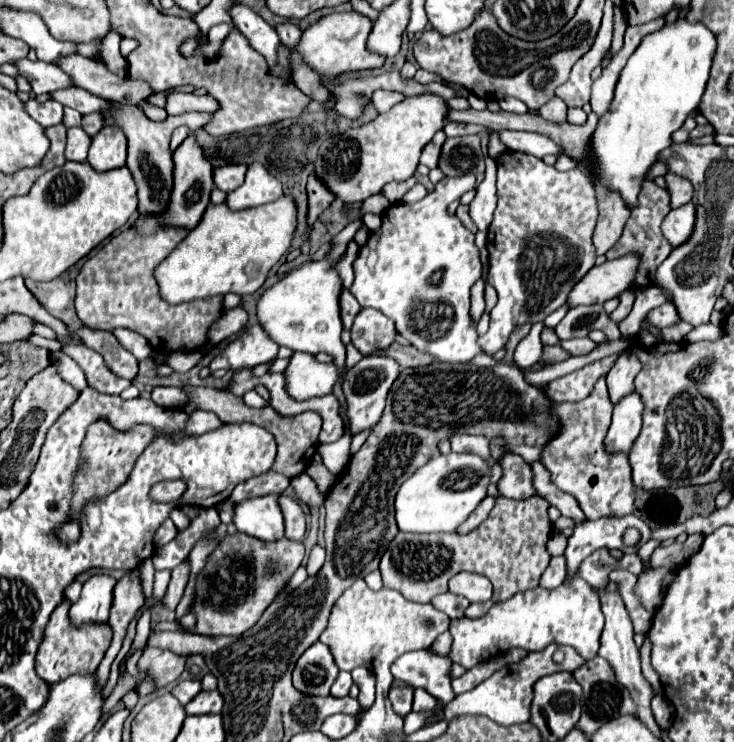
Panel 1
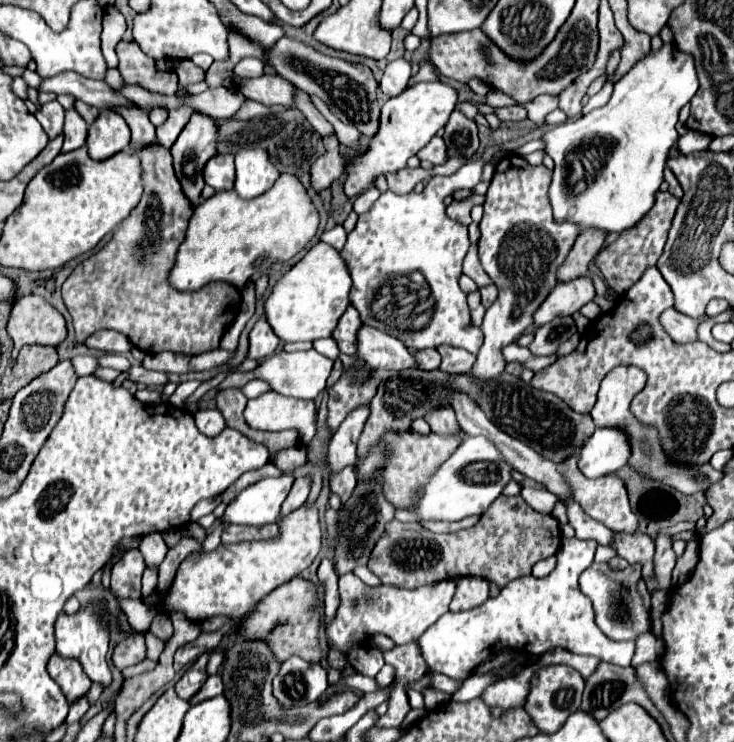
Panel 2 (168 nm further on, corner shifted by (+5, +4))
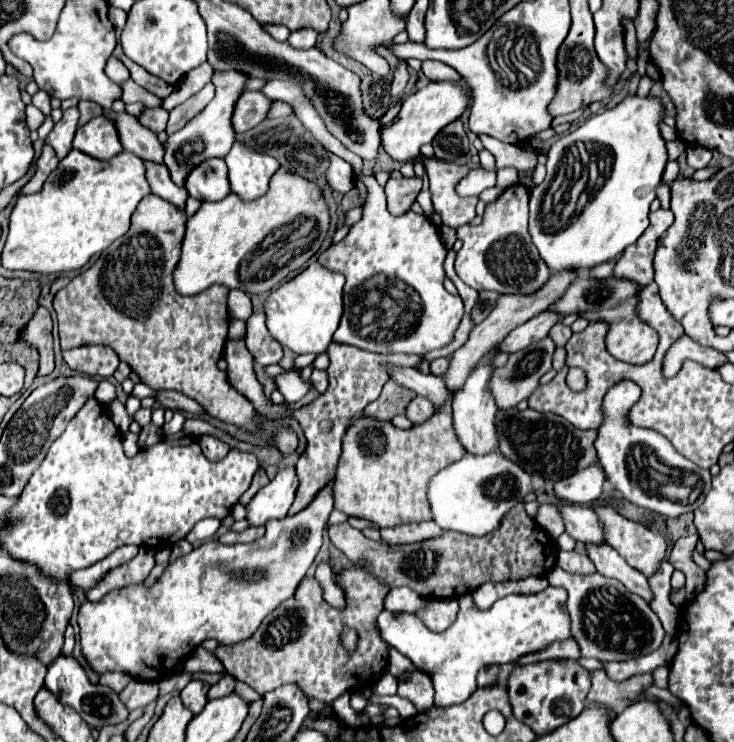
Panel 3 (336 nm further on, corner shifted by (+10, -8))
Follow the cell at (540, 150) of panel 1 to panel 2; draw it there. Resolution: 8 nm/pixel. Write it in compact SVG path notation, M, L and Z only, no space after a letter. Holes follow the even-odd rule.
M665 44L659 50L651 50L633 64L633 68L613 86L613 94L605 106L591 110L579 120L567 120L565 124L559 124L549 132L545 132L541 136L545 144L545 154L549 154L555 162L553 182L549 188L555 220L577 222L581 230L595 226L617 234L637 224L637 220L641 220L643 214L651 210L655 202L653 196L663 182L663 168L667 162L669 148L679 138L675 130L675 124L679 120L679 110L695 96L697 88L699 88L699 80L697 80L693 56L679 50L675 44ZM573 156L587 156L589 164L599 164L599 168L593 170L593 178L589 178L585 192L575 192L575 188L567 182Z

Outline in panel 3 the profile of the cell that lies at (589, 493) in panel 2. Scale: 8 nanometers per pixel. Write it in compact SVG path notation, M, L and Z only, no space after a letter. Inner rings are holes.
M606 506L594 508L602 524L606 524L606 542L638 572L652 576L666 558L666 540L644 524L622 518Z

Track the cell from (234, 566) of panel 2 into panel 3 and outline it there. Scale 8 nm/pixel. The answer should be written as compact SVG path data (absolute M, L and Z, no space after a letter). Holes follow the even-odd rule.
M328 484L324 488L322 494L316 496L316 500L306 506L302 512L298 512L296 516L286 516L282 520L270 520L266 524L266 534L260 538L260 540L254 540L254 542L248 542L248 544L234 544L234 546L224 546L220 544L218 540L208 540L204 544L200 544L198 548L194 548L190 554L184 554L180 558L176 558L174 562L170 562L170 566L162 572L162 576L152 584L152 586L146 586L144 582L142 584L130 584L130 588L120 588L120 590L112 590L108 592L100 602L84 602L80 606L80 612L78 612L78 626L80 626L80 646L82 646L82 654L84 658L88 660L90 668L102 676L104 672L124 672L136 680L146 680L146 682L160 682L164 678L168 678L170 674L176 672L176 664L186 660L204 640L218 640L220 644L238 644L242 640L248 640L260 626L260 622L264 620L264 616L268 616L280 602L288 600L294 592L296 592L296 586L302 582L302 578L306 576L310 564L314 562L320 546L322 546L322 530L326 526L326 520L330 516L334 508L334 500L332 500L332 484Z

